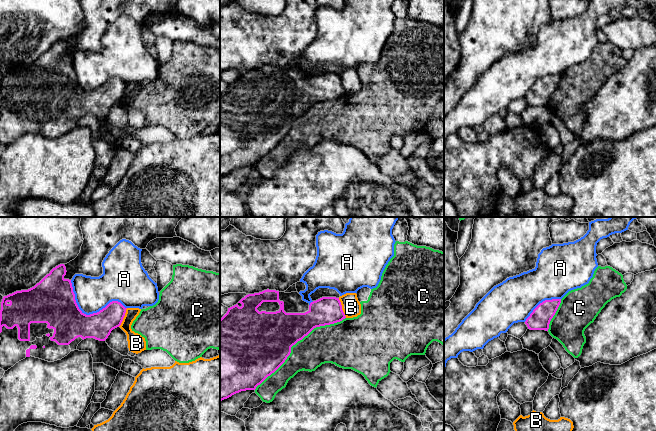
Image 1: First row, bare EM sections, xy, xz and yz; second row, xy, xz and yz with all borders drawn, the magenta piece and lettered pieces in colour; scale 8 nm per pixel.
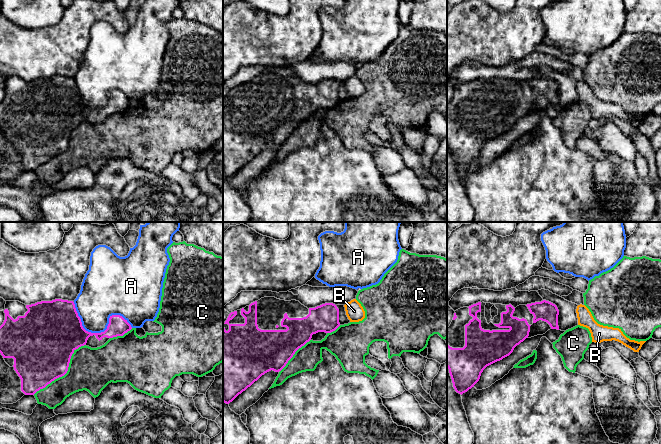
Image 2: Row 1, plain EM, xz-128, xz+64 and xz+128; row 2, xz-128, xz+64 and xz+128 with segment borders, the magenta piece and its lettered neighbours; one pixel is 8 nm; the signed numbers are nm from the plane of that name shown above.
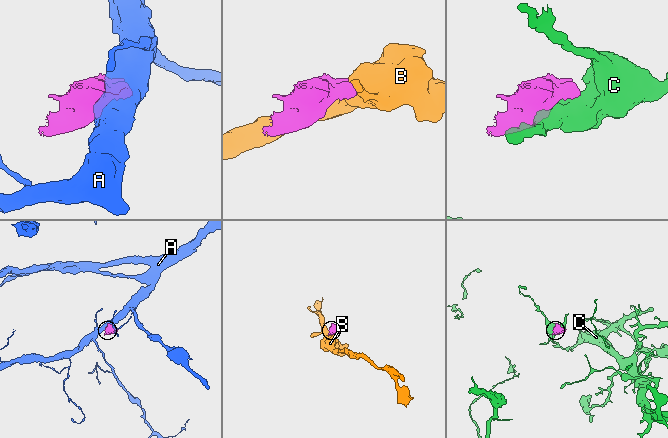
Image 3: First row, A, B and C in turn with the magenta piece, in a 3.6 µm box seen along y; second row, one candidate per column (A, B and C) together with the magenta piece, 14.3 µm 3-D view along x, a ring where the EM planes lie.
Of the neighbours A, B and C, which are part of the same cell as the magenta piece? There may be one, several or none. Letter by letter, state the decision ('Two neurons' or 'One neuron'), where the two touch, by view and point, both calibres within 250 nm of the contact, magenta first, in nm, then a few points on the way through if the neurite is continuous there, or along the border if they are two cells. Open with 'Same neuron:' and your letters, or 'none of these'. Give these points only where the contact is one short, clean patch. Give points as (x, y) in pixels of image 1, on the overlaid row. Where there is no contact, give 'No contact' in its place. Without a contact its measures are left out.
Same neuron: none of these
A: Two neurons. Touches magenta at xy (90, 314). Thickness 300 nm (magenta) against 280 nm
B: Two neurons. Touches magenta at xz (341, 308). Thickness 220 nm (magenta) against 150 nm. Boundary: xz (338, 298), (341, 309), (346, 317)
C: Two neurons. Touches magenta at xz (296, 342). Thickness 440 nm (magenta) against 300 nm

